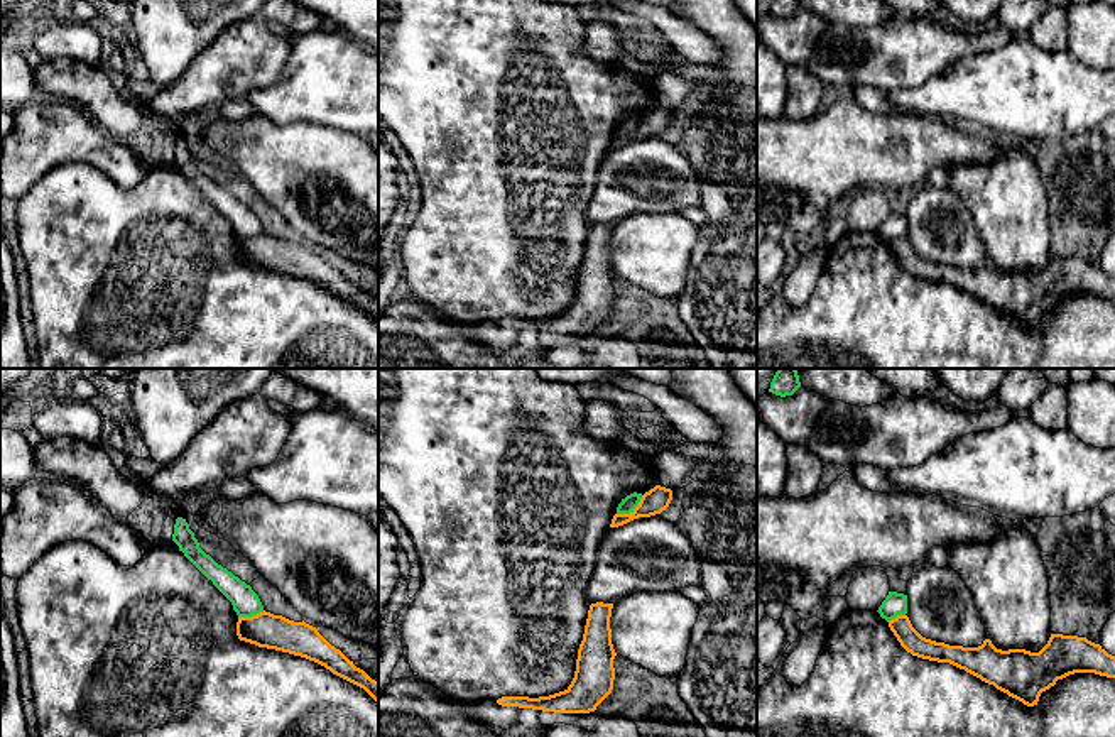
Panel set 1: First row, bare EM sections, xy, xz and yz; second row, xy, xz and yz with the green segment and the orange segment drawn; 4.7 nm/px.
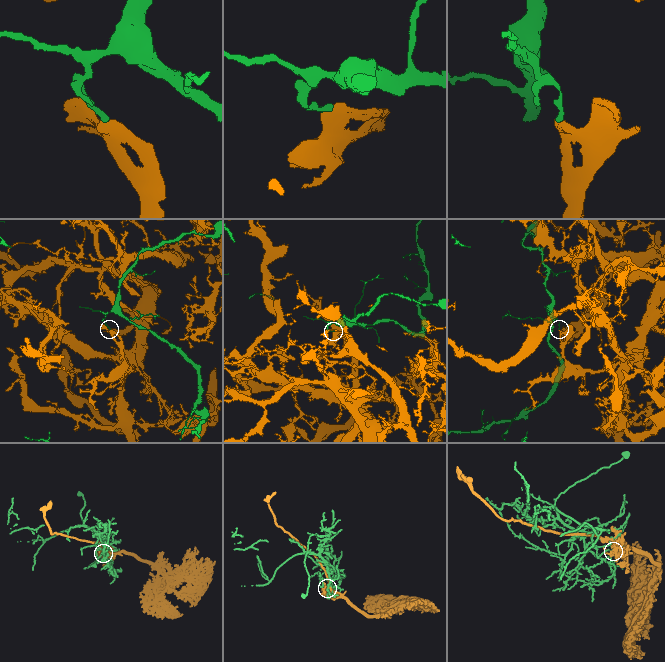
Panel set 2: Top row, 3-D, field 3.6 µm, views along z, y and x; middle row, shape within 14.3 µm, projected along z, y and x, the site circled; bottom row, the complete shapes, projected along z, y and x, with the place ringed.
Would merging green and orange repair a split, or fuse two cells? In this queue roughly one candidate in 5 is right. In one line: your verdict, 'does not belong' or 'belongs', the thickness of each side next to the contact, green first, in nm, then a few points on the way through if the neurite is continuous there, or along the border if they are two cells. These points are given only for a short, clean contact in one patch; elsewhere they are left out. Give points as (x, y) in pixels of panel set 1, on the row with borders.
does not belong; 70 nm thick on the green side, 120 nm on the other

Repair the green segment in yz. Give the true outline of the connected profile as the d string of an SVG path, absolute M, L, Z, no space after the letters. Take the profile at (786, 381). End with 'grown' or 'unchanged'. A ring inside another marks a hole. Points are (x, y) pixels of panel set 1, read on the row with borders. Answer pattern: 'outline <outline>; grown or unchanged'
outline M779 368L770 382L769 392L786 397L792 396L801 387L796 368Z; unchanged

